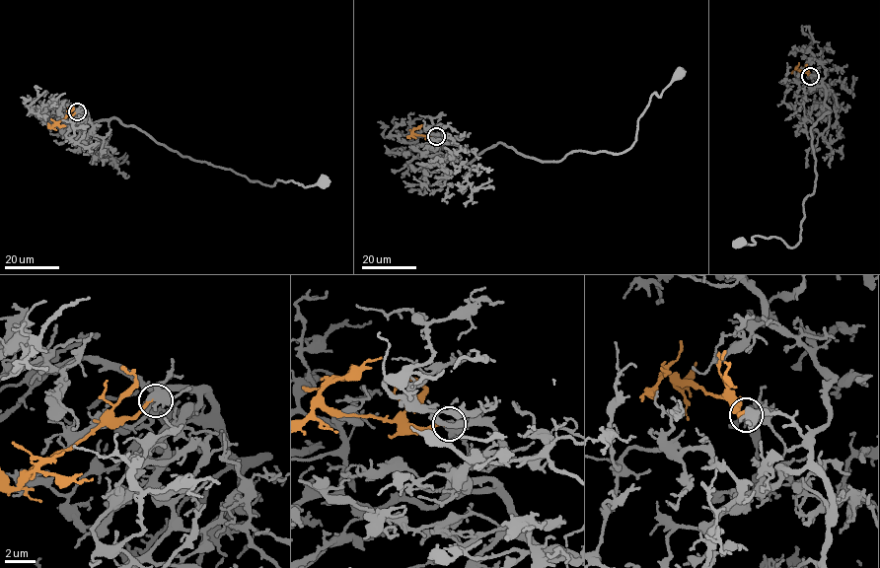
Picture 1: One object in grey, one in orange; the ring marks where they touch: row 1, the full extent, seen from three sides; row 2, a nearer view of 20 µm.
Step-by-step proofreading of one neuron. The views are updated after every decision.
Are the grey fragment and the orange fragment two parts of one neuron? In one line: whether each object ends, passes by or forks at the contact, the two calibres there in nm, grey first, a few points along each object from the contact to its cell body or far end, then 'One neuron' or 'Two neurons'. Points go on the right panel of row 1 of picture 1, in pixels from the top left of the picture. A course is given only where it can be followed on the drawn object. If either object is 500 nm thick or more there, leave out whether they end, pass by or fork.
At the ring grey forks. At the ring orange ends. Thickness 400 nm (grey) against 140 nm. Course of grey: (810, 76), (822, 81), (830, 113), (811, 129), (816, 177), (800, 241), (740, 242). Course of orange: (810, 76), (796, 68), (792, 73). One neuron

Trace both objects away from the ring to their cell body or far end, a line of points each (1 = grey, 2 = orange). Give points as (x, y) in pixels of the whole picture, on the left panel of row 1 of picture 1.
1: (77, 111), (86, 109), (92, 121), (117, 118), (183, 156), (268, 186), (324, 179)
2: (77, 111), (54, 124), (65, 125)

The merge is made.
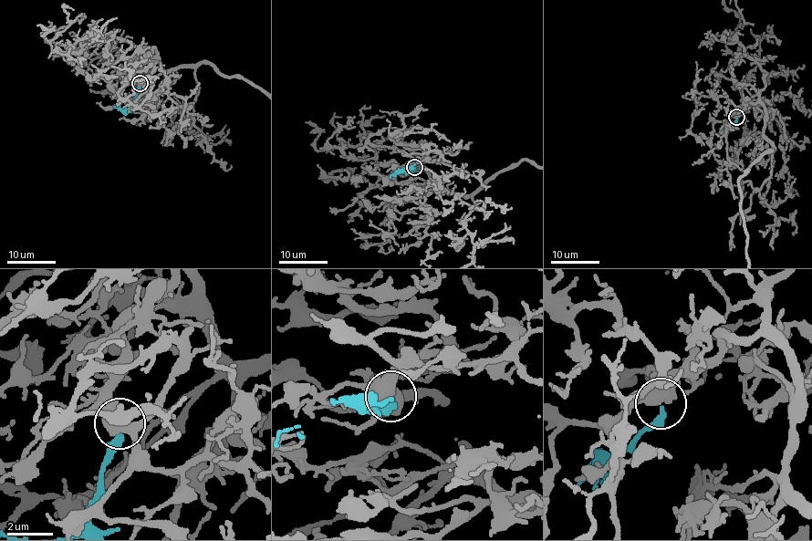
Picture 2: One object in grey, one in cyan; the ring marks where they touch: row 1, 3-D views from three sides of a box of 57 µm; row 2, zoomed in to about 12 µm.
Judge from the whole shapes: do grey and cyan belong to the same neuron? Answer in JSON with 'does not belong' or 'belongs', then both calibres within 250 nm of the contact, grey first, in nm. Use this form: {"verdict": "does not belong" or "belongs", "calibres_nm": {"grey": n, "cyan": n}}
{"verdict": "belongs", "calibres_nm": {"grey": 480, "cyan": 260}}

